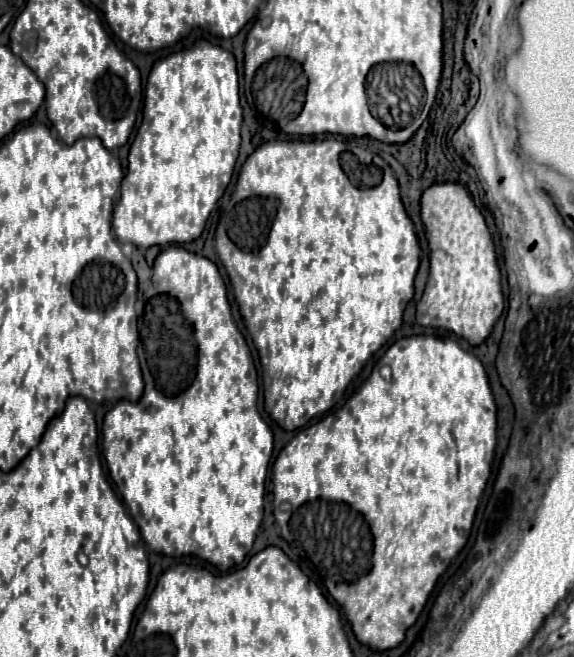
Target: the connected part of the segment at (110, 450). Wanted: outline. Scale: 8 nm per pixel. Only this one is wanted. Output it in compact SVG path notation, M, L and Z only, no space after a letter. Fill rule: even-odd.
M168 246L154 262L154 276L152 276L152 290L156 292L144 308L142 316L142 326L140 326L140 340L146 352L146 368L144 368L144 394L142 398L132 404L132 402L118 402L104 418L102 434L104 434L104 458L108 464L110 478L114 480L124 504L128 506L128 512L132 520L138 524L140 534L148 548L152 552L160 552L166 556L198 556L212 566L216 566L220 572L230 570L234 566L240 566L248 552L254 546L260 522L262 522L262 504L264 504L264 480L268 472L268 464L272 458L272 432L268 424L260 418L258 408L256 408L256 398L258 398L258 374L250 358L250 350L246 346L244 336L236 328L232 314L230 314L230 304L226 298L226 286L224 280L208 258L202 258L198 254L192 254L180 246Z

